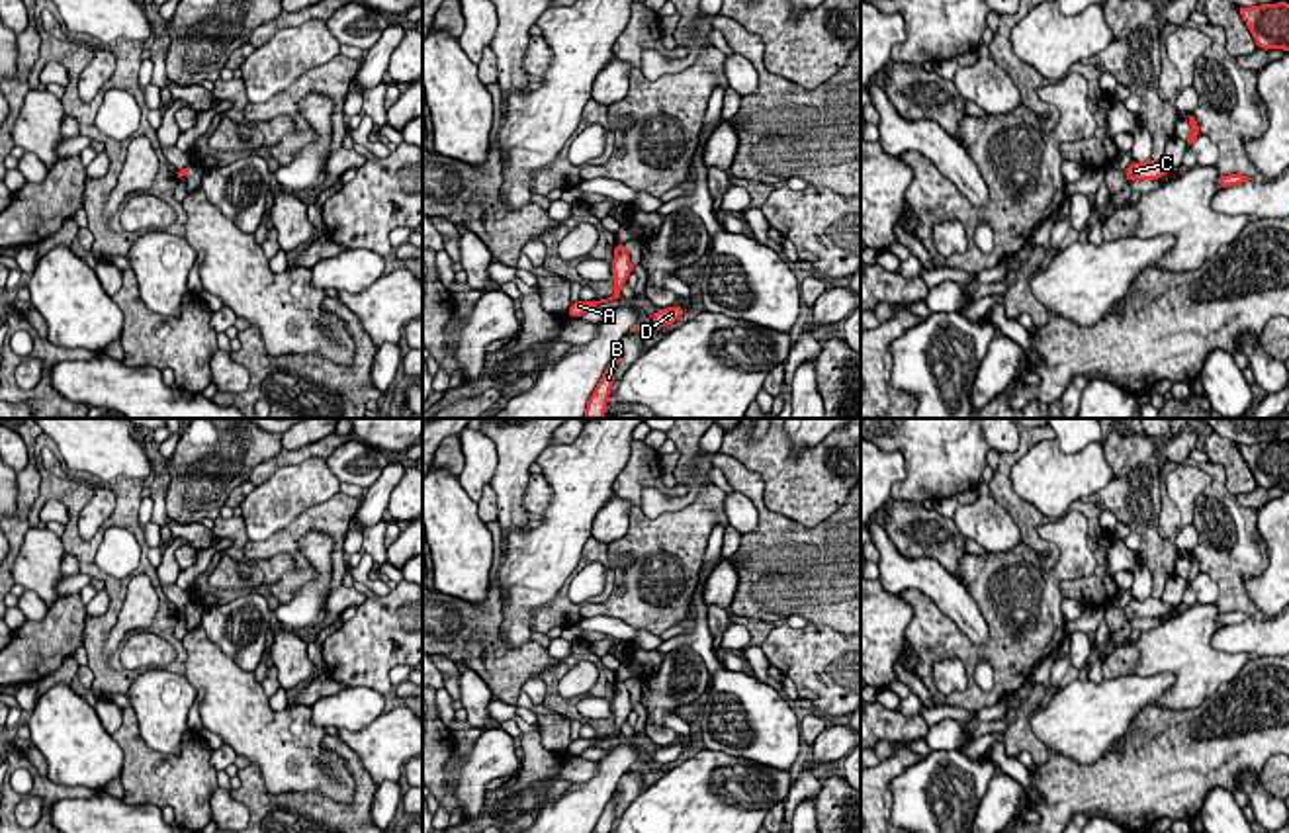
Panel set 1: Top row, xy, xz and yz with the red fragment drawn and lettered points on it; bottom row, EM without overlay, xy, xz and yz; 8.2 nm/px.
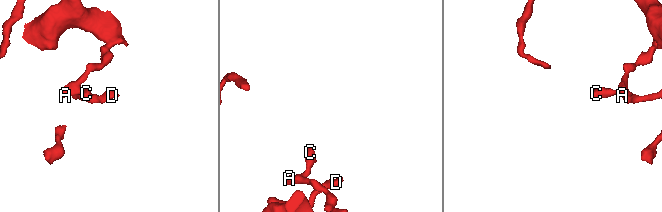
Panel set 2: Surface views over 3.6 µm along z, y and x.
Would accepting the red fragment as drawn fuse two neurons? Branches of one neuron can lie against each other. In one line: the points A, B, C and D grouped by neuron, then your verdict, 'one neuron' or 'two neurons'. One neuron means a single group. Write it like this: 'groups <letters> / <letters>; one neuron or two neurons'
groups A B C D; one neuron

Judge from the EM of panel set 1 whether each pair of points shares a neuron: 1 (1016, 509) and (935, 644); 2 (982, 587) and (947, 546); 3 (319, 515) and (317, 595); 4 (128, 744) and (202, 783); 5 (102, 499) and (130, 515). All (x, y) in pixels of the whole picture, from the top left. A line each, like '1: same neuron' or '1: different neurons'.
1: different neurons
2: different neurons
3: different neurons
4: same neuron
5: different neurons

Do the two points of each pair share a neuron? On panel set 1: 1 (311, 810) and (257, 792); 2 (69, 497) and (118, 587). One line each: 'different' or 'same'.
1: same
2: same

